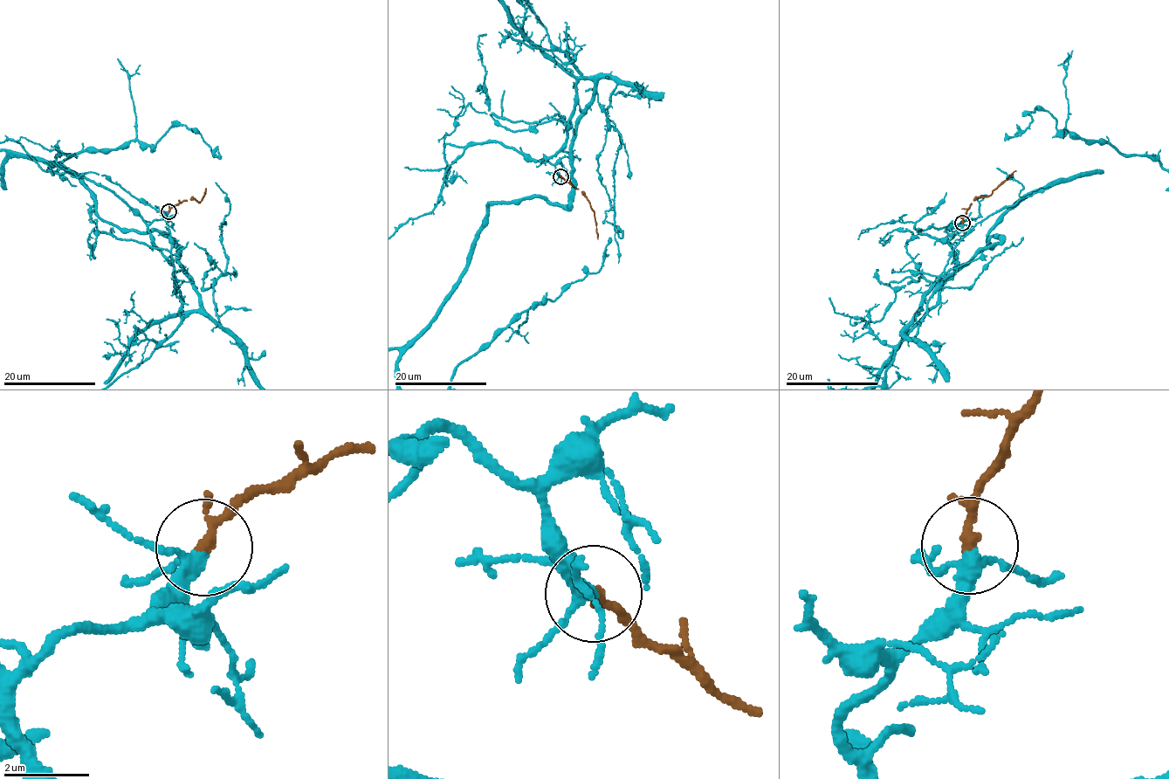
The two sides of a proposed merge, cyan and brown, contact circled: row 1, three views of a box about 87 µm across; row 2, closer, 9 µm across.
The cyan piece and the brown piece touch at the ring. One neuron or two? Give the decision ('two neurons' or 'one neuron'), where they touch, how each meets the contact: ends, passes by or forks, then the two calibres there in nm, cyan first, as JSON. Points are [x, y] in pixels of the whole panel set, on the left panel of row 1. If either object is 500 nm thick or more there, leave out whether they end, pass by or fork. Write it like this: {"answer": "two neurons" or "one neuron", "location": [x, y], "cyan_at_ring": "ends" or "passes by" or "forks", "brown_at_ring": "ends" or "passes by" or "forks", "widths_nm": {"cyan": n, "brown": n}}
{"answer": "one neuron", "location": [168, 211], "cyan_at_ring": "forks", "brown_at_ring": "passes by", "widths_nm": {"cyan": 240, "brown": 190}}

